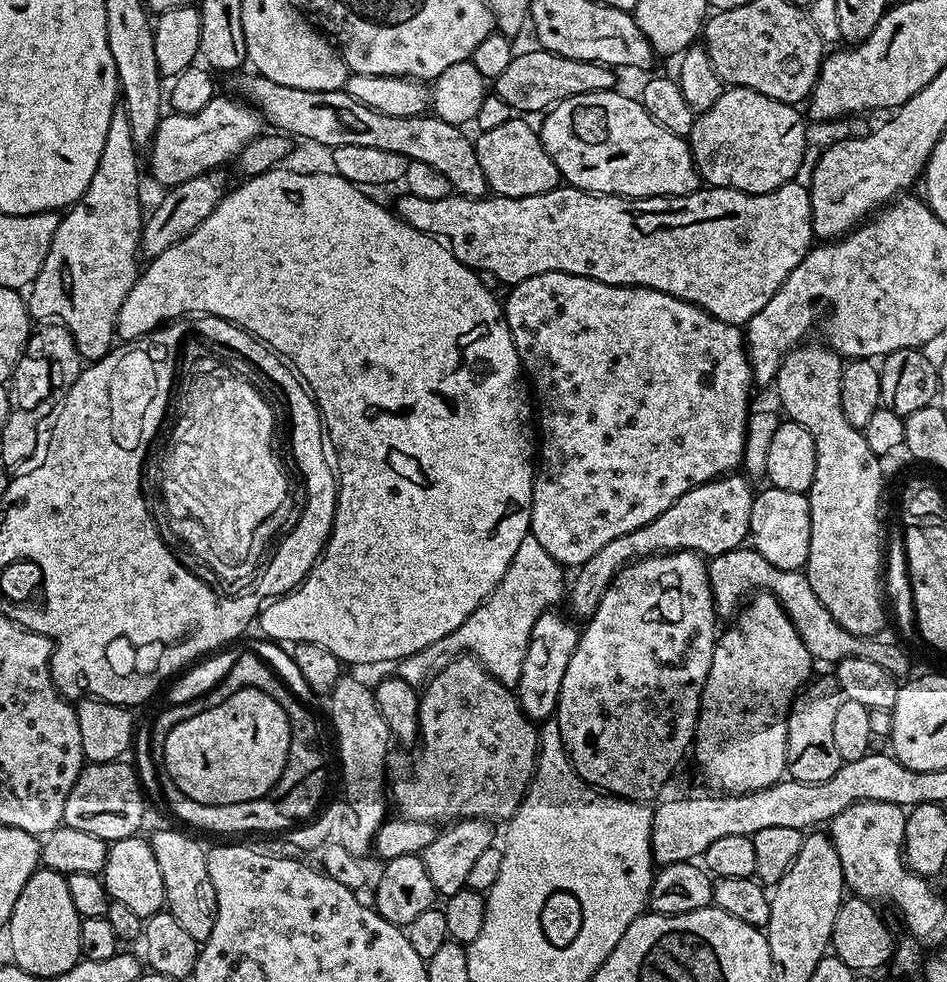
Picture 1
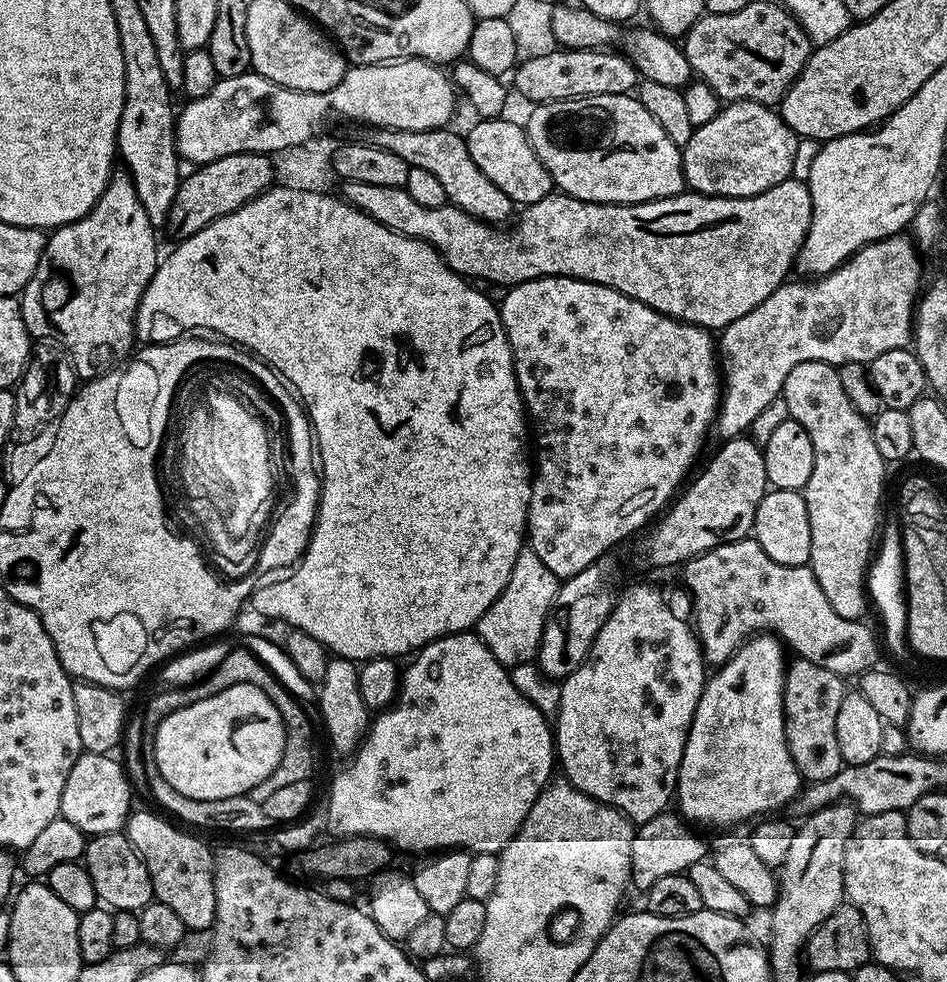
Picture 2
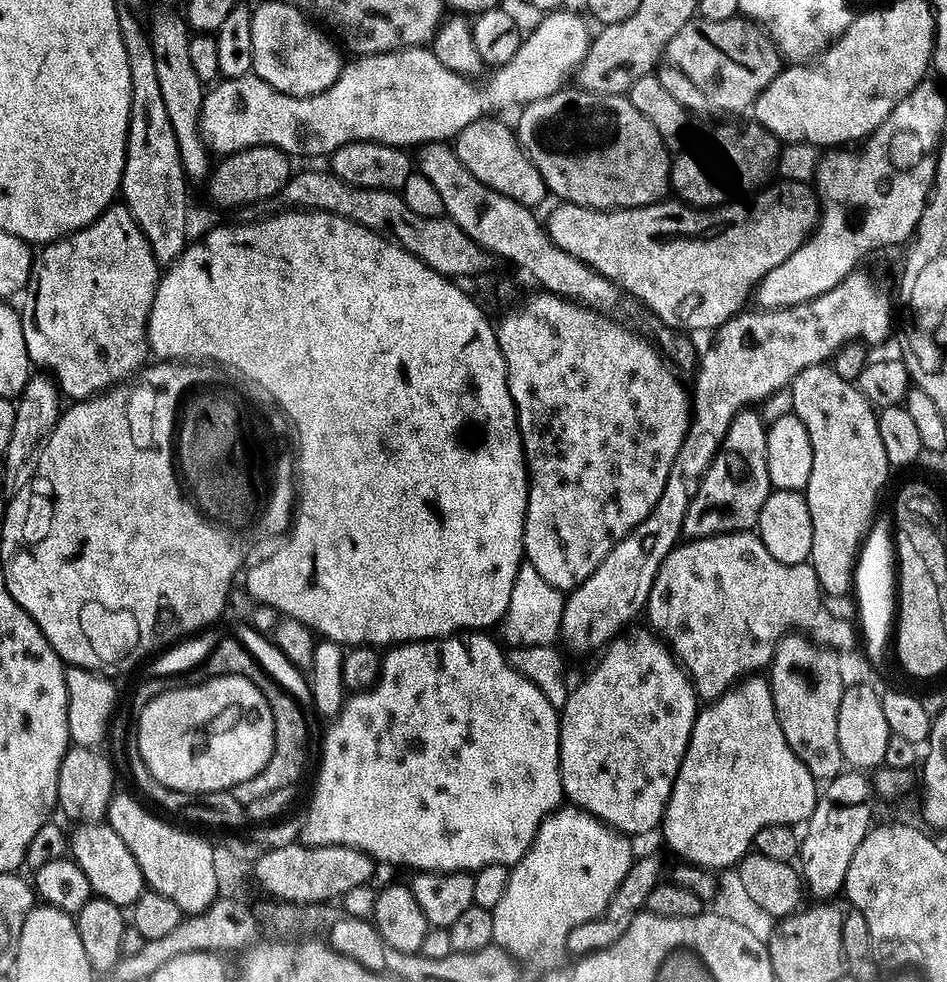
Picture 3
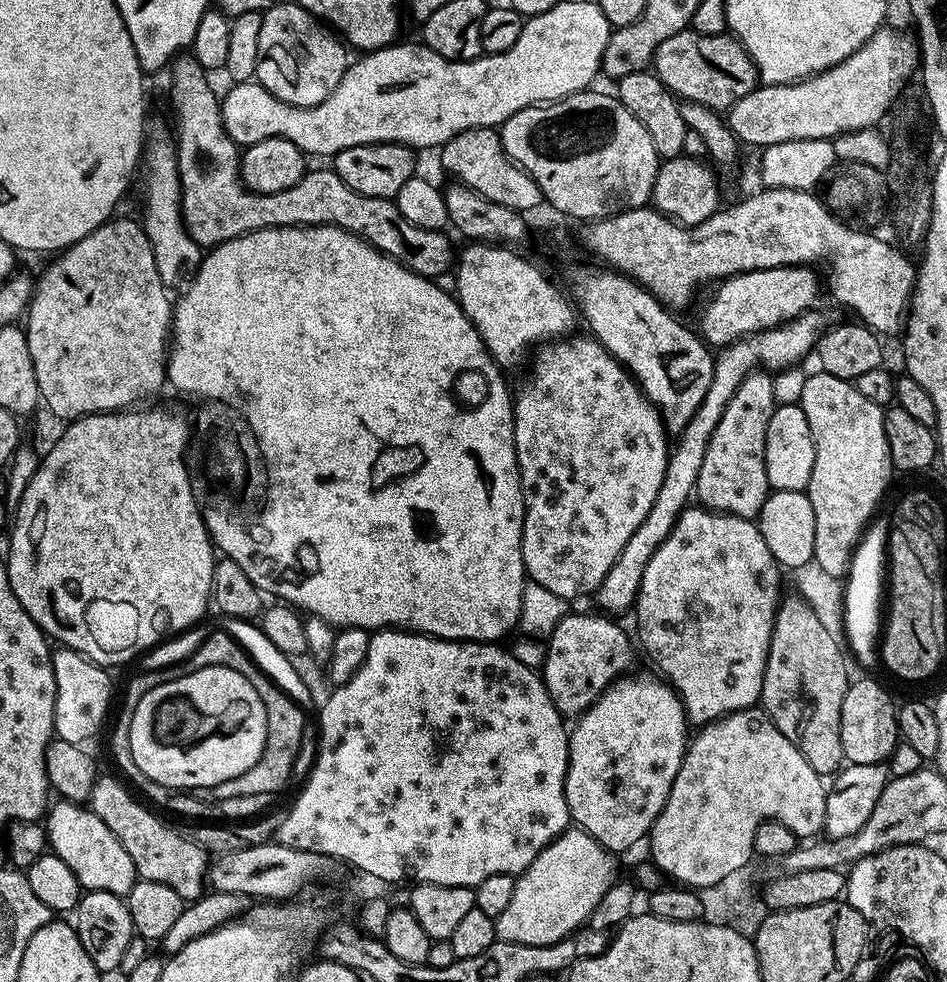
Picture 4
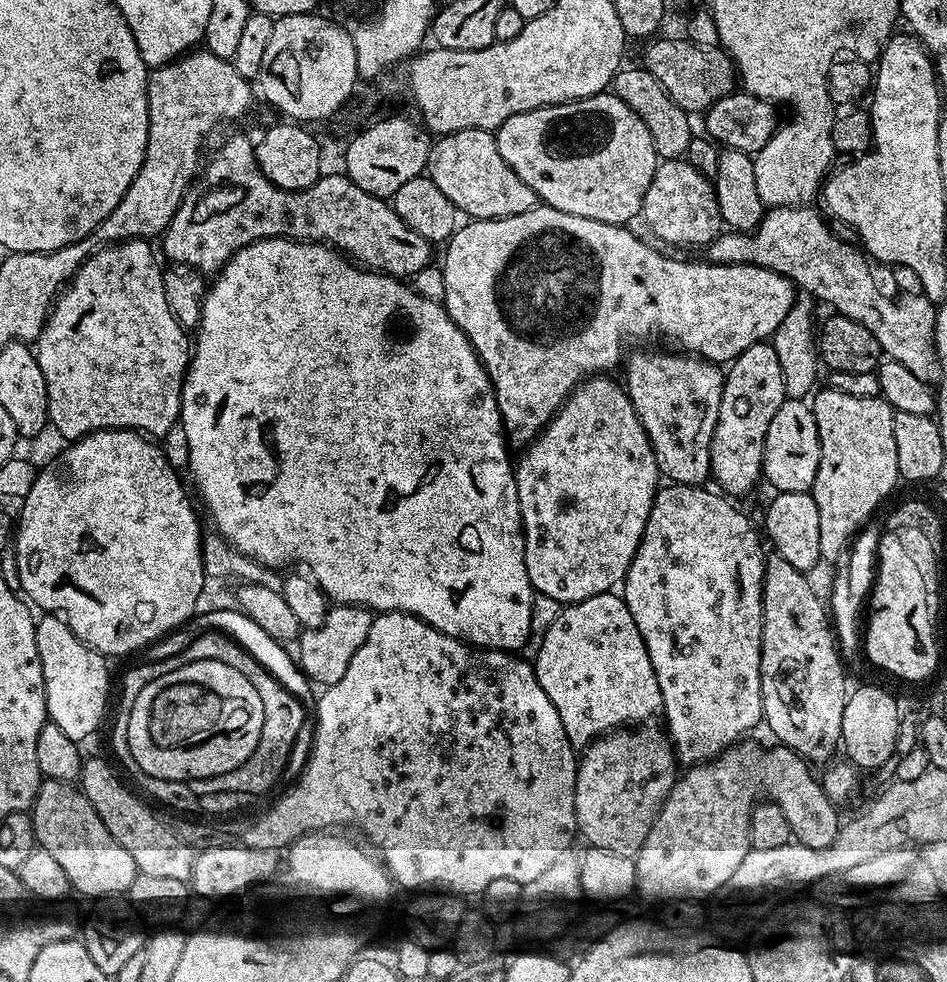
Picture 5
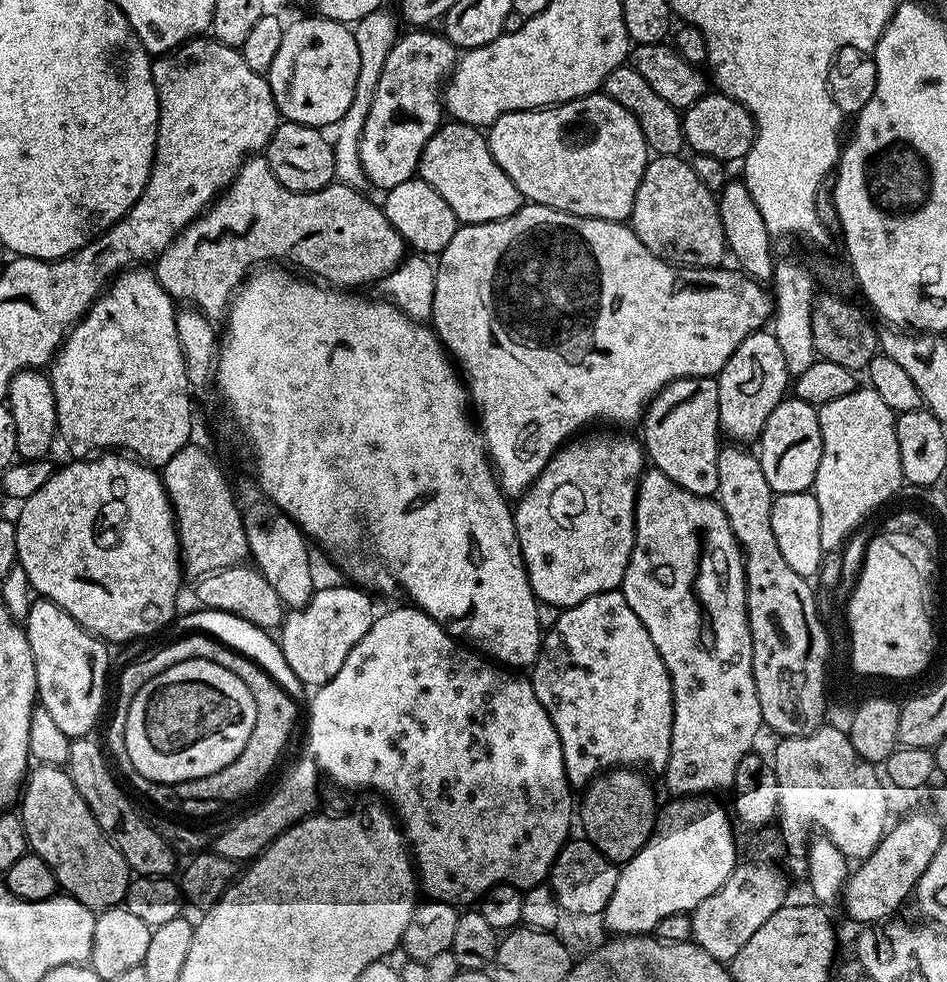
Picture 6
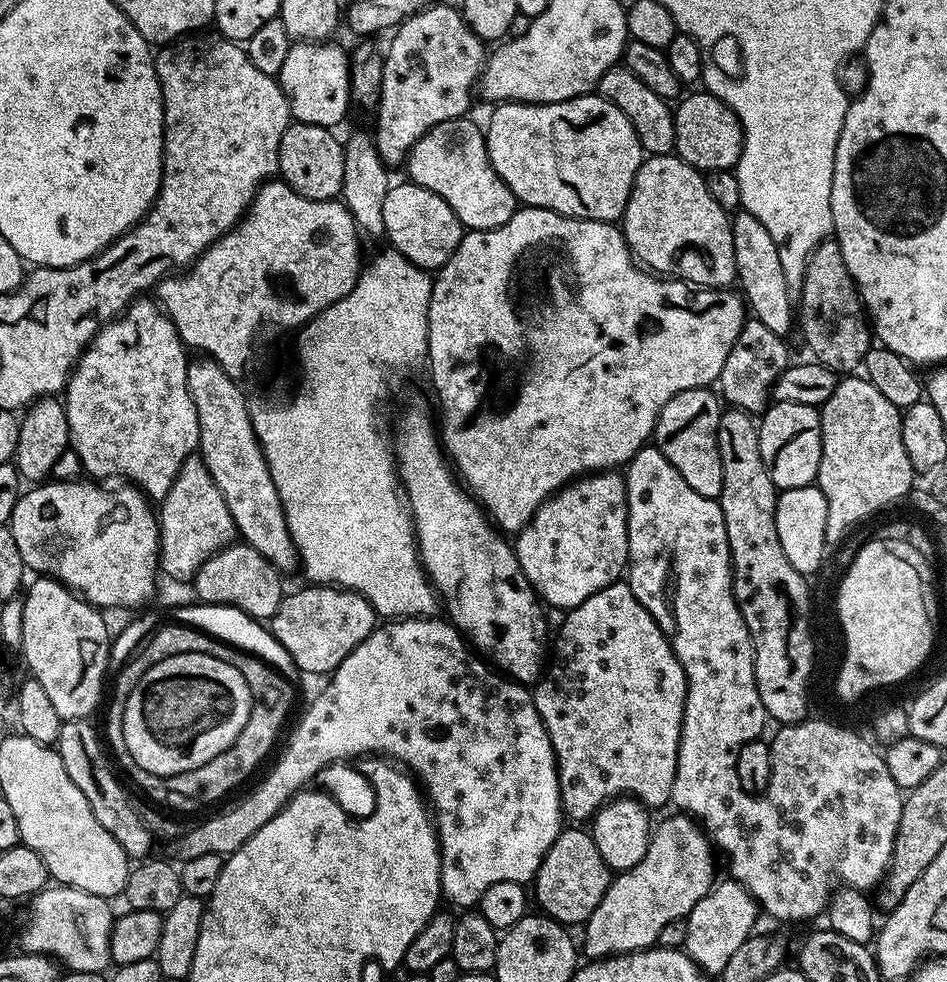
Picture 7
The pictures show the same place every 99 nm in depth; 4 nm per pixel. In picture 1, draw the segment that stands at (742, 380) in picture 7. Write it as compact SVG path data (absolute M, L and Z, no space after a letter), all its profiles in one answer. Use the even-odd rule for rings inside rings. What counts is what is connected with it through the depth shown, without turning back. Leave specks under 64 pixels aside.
M729 474L702 486L694 486L694 490L686 490L678 502L658 514L658 518L649 524L614 538L614 542L606 542L598 554L586 558L586 562L575 569L576 577L573 580L571 577L566 588L567 611L577 621L587 621L598 610L598 602L602 602L602 594L615 576L634 560L645 560L648 556L659 556L665 552L698 552L705 558L711 558L725 556L730 550L741 547L749 539L748 527L754 495L754 488L748 483L750 480L747 475Z

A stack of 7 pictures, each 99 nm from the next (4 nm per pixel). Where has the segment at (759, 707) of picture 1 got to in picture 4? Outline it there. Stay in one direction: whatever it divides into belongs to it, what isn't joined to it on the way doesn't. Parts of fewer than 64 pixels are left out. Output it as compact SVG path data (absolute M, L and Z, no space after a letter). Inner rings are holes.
M759 707L743 708L734 714L724 716L721 720L715 720L713 724L703 725L697 732L700 733L697 736L695 733L688 741L688 748L684 751L684 761L678 770L678 778L674 778L674 786L670 786L670 794L666 798L666 806L662 806L662 814L658 814L658 818L654 822L650 833L650 841L652 840L650 859L657 867L663 870L665 877L669 881L686 888L699 890L713 886L714 883L725 878L726 874L731 874L735 871L745 871L749 867L747 865L748 859L753 859L754 856L752 850L754 830L758 830L758 826L765 824L767 820L778 821L782 826L786 826L786 830L790 830L798 838L816 838L824 832L827 800L825 781L816 773L814 766L810 766L810 762L806 762L806 758L802 758L802 754L796 749L794 742L790 742L790 738L786 738L778 730L778 726L774 726L774 722L769 718L767 712Z

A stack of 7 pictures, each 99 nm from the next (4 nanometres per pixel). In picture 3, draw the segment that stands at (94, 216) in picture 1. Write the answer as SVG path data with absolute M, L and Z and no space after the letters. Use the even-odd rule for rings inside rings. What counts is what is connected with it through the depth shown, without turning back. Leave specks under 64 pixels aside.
M123 202L112 203L98 219L87 224L85 228L80 228L77 232L69 232L68 235L61 236L60 239L43 245L35 253L32 261L32 275L26 285L28 297L24 300L24 308L21 307L19 309L22 334L26 338L26 350L28 351L29 361L35 367L36 364L40 367L37 369L50 374L60 387L61 393L72 402L88 400L105 390L112 390L117 386L123 385L129 378L135 377L140 369L145 367L146 361L149 359L148 319L150 318L150 310L154 306L156 290L160 287L161 275L161 269L158 267L154 254L150 250L150 242L146 242L138 222L134 222L134 214L130 214L128 205Z

